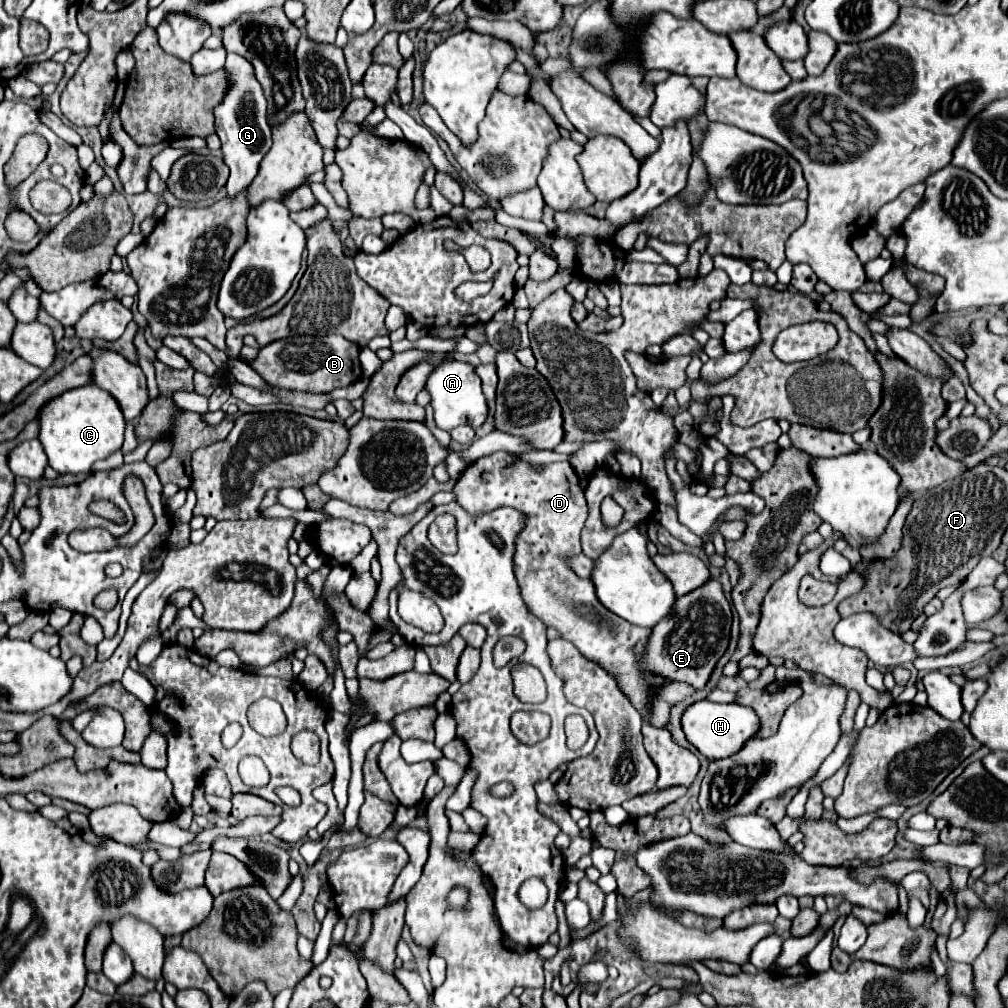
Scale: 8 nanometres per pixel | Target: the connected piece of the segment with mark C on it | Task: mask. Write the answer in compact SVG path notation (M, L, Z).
M96 385L76 387L50 399L50 403L40 409L38 421L38 441L48 455L48 465L58 473L88 473L94 461L106 459L118 451L124 441L122 411L110 393Z

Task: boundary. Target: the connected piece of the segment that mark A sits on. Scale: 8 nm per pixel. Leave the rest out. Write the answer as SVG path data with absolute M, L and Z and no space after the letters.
M442 361L434 367L430 377L426 379L424 389L430 393L430 405L434 409L434 421L440 429L450 431L458 425L472 425L474 429L480 427L486 419L488 405L482 395L480 379L474 373L474 367L470 363L462 361Z

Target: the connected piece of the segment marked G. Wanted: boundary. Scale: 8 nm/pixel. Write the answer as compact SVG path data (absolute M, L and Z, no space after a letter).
M228 53L224 71L230 77L230 89L226 91L226 97L220 101L220 105L214 107L214 117L216 117L216 135L222 141L224 163L230 167L226 191L228 197L234 197L242 189L246 189L250 181L254 181L260 161L270 151L272 129L266 115L266 97L262 93L262 85L258 83L250 61L246 61L238 53Z

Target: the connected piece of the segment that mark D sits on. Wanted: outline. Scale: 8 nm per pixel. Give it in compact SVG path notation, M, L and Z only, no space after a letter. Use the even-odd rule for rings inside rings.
M498 451L494 455L482 457L478 461L474 461L470 467L466 467L466 471L462 473L462 477L458 479L454 493L458 495L458 503L470 511L470 513L488 513L492 509L498 507L512 507L518 509L520 513L526 515L524 527L516 537L516 561L514 561L514 575L518 579L520 585L520 593L522 599L526 603L526 607L530 609L530 613L534 613L546 627L552 627L560 633L562 639L574 643L574 647L588 659L600 663L606 671L614 673L620 679L622 689L626 691L626 695L632 699L634 707L646 715L646 705L652 699L652 689L660 683L668 683L662 677L656 675L646 675L638 669L638 657L640 651L644 649L644 643L650 635L650 629L644 627L636 627L630 625L628 621L620 619L618 615L610 613L596 597L594 593L594 585L590 579L580 579L576 577L574 571L570 571L570 567L566 565L566 557L582 553L580 547L580 531L584 527L584 521L588 517L588 505L584 499L584 489L580 487L578 475L574 473L574 469L568 465L568 461L562 463L550 463L548 469L544 469L542 473L534 473L530 469L530 463L506 453L506 451Z

